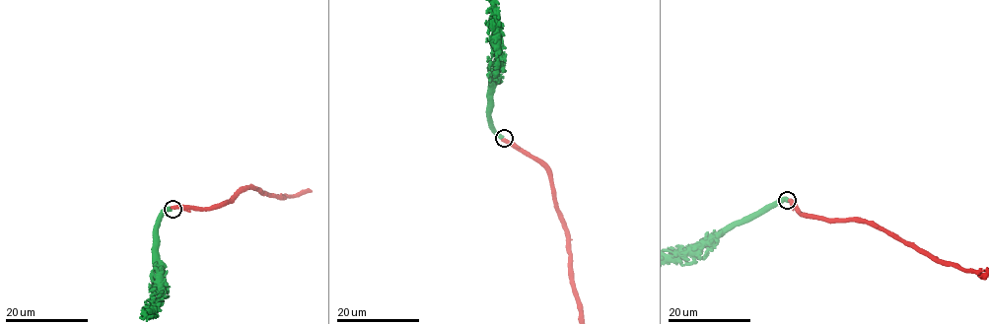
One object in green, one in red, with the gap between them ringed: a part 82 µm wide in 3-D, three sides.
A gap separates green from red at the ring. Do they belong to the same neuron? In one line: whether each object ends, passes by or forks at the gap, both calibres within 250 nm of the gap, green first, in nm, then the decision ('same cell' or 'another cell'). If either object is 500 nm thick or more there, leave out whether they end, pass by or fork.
calibres 600 and 550 nm; another cell

